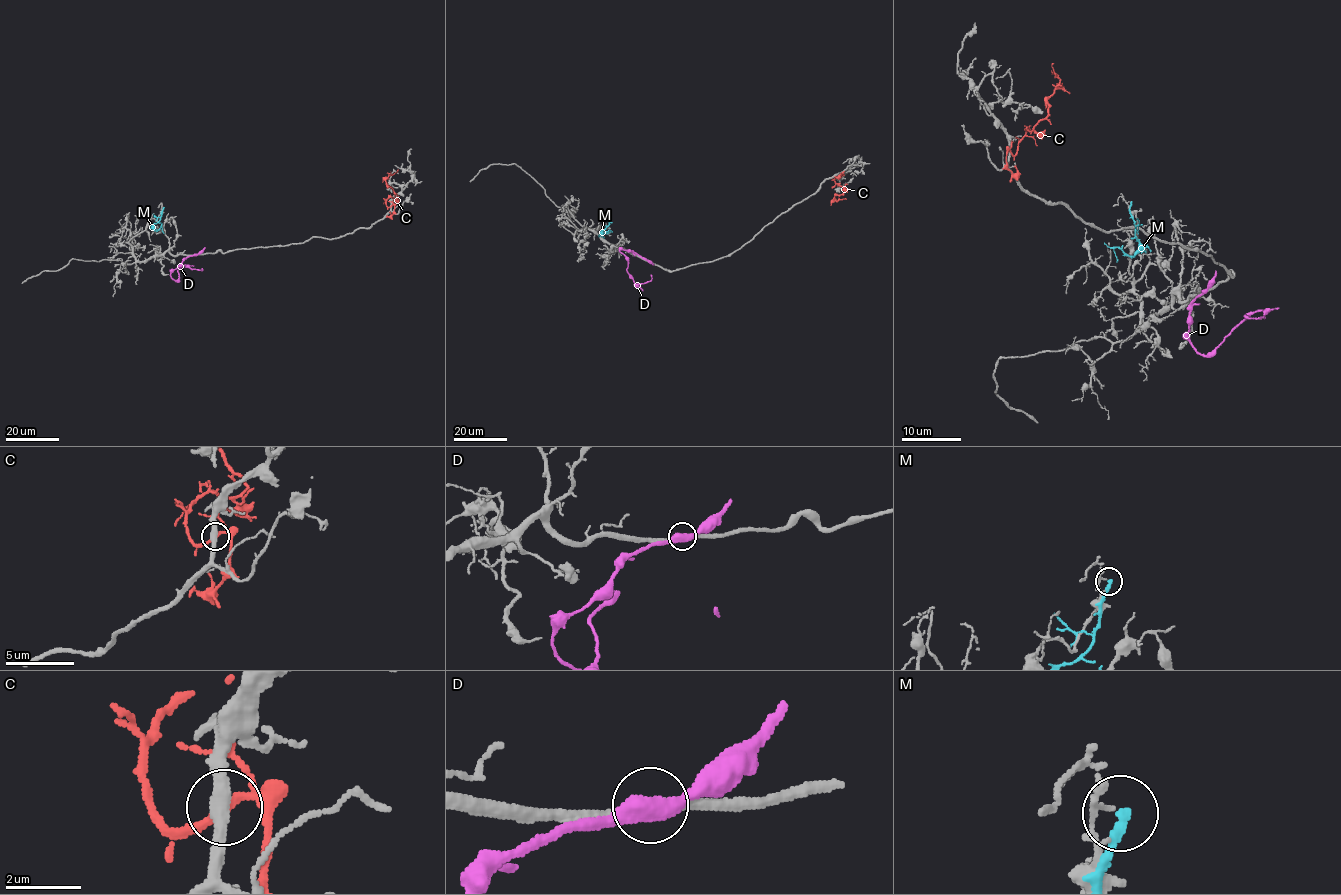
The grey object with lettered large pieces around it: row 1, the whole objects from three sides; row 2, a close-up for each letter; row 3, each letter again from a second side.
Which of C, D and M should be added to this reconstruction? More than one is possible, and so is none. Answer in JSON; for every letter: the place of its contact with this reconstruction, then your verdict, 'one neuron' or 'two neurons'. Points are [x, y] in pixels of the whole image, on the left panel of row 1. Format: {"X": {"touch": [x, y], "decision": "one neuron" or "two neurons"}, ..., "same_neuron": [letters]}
{"C": {"touch": [391, 205], "decision": "two neurons"}, "D": {"touch": [195, 254], "decision": "two neurons"}, "M": {"touch": [163, 207], "decision": "two neurons"}, "same_neuron": []}

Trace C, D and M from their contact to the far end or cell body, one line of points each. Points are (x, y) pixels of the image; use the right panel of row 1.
C: (1009, 151), (1015, 154), (1020, 139), (1048, 114), (1047, 98), (1060, 80), (1053, 63)
D: (1205, 290), (1191, 303), (1188, 338), (1200, 354), (1211, 353), (1248, 316), (1262, 311), (1263, 317), (1244, 315)
M: (1131, 202), (1130, 212), (1138, 251), (1132, 257), (1127, 256), (1119, 247), (1115, 247), (1116, 262)

